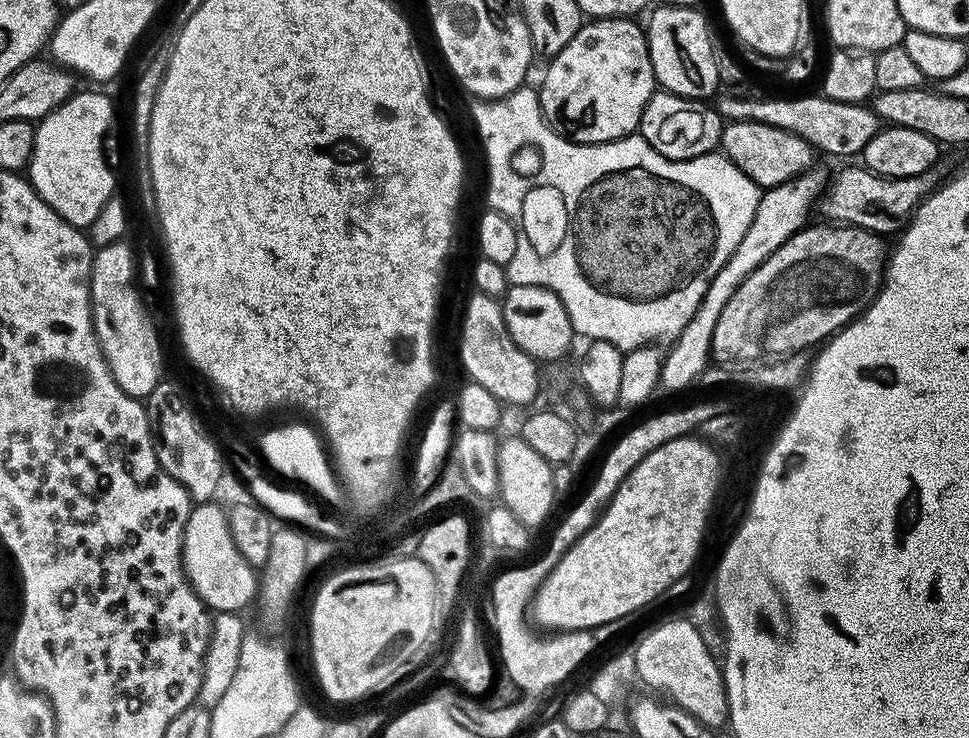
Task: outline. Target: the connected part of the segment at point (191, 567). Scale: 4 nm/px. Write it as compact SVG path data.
M209 502L206 504L196 504L193 507L190 518L186 522L184 531L184 541L182 542L181 558L184 560L184 573L188 576L188 581L192 583L192 588L200 595L200 601L208 605L213 613L235 612L243 613L243 608L251 600L255 601L258 596L258 572L250 567L246 558L238 554L238 546L234 546L234 538L230 534L228 525L228 513L219 503Z

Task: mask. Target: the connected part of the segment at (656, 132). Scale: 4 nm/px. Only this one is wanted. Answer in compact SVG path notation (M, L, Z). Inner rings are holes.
M657 90L653 92L650 102L646 102L646 110L642 110L638 134L667 160L693 160L715 153L720 148L725 121L719 111L710 105L702 100Z

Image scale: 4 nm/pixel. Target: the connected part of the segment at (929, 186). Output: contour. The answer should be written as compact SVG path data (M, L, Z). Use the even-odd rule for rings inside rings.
M863 166L844 168L831 177L823 196L818 201L818 212L828 222L840 226L865 228L867 232L885 234L899 233L912 219L912 213L919 208L926 197L931 196L941 183L942 176L936 170L929 170L910 178L880 176Z

